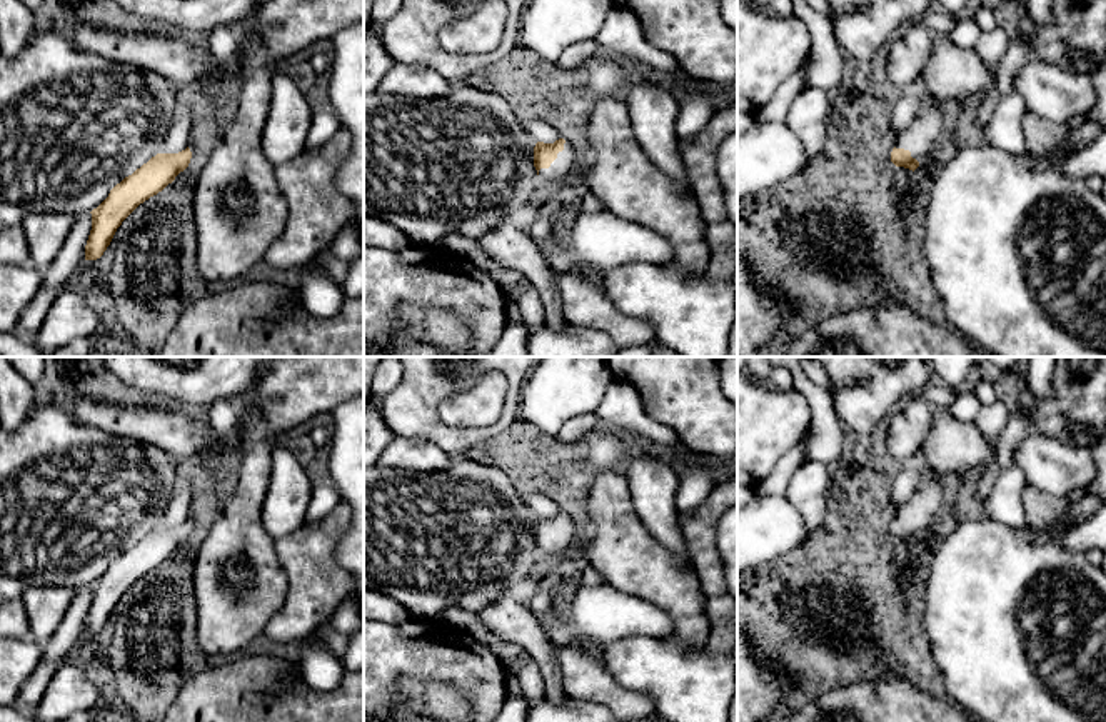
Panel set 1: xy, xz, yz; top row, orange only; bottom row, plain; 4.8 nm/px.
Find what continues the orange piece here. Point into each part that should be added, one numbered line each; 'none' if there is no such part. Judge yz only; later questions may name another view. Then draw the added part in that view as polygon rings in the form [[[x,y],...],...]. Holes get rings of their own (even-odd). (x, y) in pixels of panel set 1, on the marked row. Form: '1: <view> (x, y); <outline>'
1: yz (919, 137); [[[923,102],[909,123],[896,142],[896,148],[911,152],[919,163],[936,152],[936,142],[943,132],[941,105]]]

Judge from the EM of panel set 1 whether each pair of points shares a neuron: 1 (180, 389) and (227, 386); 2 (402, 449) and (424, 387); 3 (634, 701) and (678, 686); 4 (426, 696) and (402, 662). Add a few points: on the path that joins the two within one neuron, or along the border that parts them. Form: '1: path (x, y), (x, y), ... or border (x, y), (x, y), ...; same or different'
1: path (192, 386), (216, 386); same
2: border (394, 434), (427, 439), (442, 451); different
3: border (613, 677), (629, 689), (644, 692), (654, 704); different
4: border (392, 682), (401, 677), (441, 679), (452, 687); different

